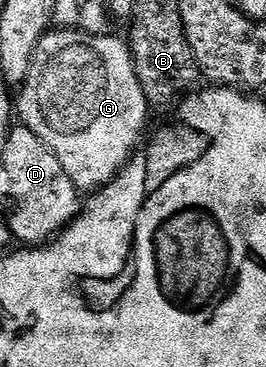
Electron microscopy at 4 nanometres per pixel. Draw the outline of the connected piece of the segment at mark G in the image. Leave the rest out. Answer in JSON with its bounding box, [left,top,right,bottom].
[18,27,150,191]

